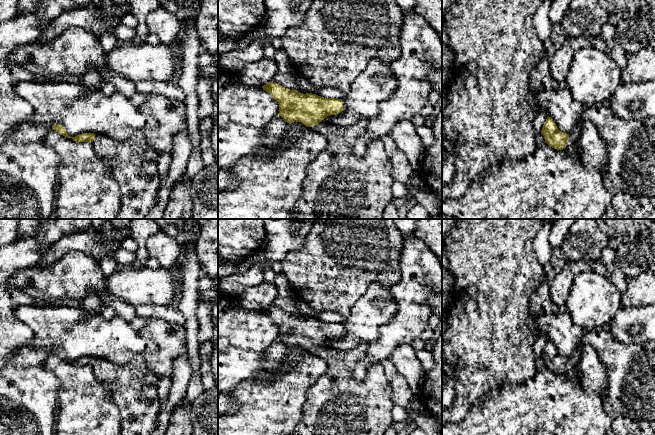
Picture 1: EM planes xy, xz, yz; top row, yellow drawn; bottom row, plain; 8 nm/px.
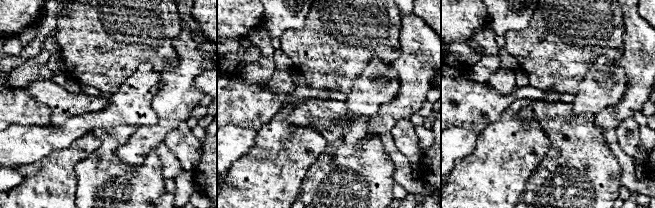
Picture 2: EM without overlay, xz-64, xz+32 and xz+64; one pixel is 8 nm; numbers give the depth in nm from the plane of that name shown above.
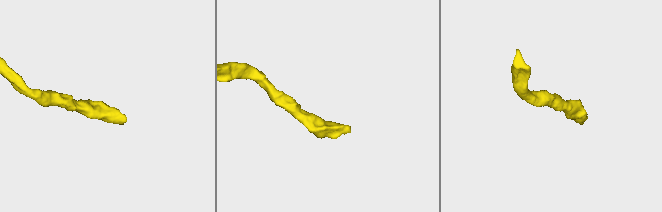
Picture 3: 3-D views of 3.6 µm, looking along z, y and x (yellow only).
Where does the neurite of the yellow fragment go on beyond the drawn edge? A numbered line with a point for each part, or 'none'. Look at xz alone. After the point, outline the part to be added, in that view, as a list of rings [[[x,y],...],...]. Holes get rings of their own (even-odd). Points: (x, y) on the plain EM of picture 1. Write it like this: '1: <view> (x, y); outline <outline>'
1: xz (337, 404); outline [[[324,343],[309,351],[327,363],[327,371],[307,389],[294,435],[384,435],[393,425],[393,391],[382,364],[371,365],[362,381],[356,381],[352,377],[357,363],[364,359],[368,347],[369,345],[363,343],[349,350],[339,350]]]

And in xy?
1: xy (132, 385); outline [[[142,357],[125,363],[94,358],[93,373],[119,410],[119,435],[150,435],[160,409],[159,378]]]

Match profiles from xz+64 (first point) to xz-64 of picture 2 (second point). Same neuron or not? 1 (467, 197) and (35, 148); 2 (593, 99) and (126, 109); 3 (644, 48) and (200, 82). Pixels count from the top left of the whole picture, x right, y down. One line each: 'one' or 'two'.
1: two
2: one
3: two

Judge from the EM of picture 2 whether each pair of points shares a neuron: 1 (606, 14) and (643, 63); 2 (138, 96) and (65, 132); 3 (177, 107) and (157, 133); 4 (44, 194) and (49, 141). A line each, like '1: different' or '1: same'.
1: different
2: same
3: same
4: different

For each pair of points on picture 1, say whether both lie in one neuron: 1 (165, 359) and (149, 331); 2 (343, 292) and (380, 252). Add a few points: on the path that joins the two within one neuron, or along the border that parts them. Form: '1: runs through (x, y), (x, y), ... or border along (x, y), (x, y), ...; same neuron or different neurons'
1: runs through (165, 352), (165, 346), (156, 337); same neuron
2: runs through (350, 282), (370, 262); same neuron

